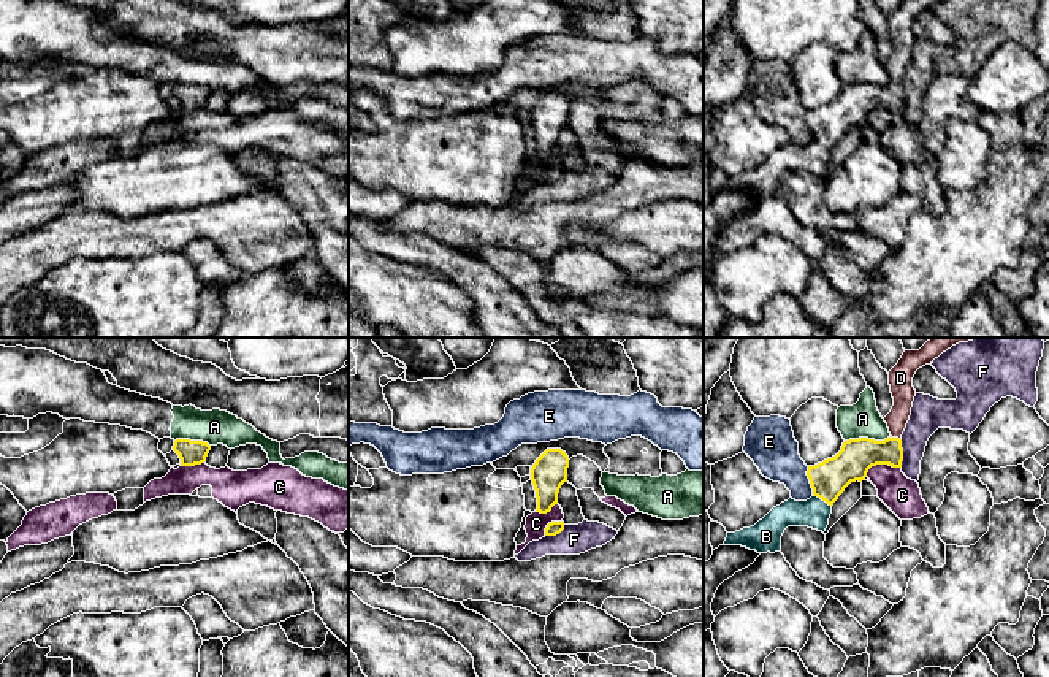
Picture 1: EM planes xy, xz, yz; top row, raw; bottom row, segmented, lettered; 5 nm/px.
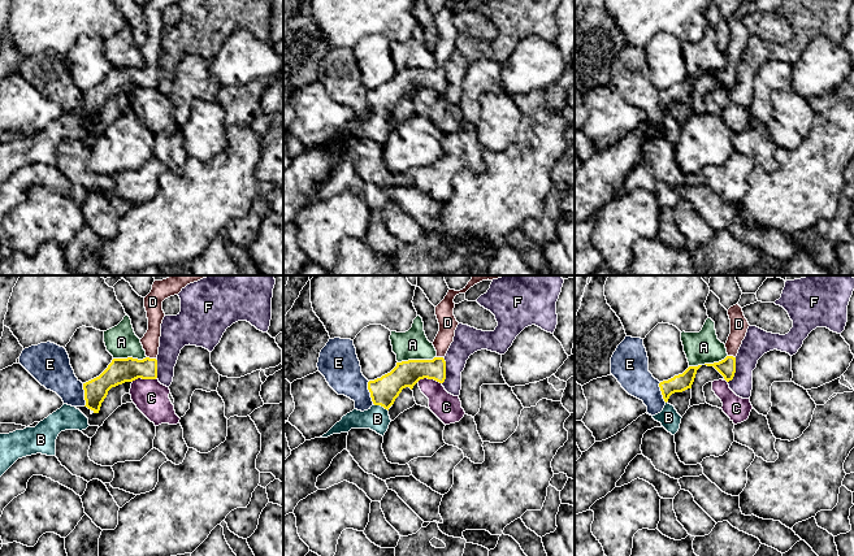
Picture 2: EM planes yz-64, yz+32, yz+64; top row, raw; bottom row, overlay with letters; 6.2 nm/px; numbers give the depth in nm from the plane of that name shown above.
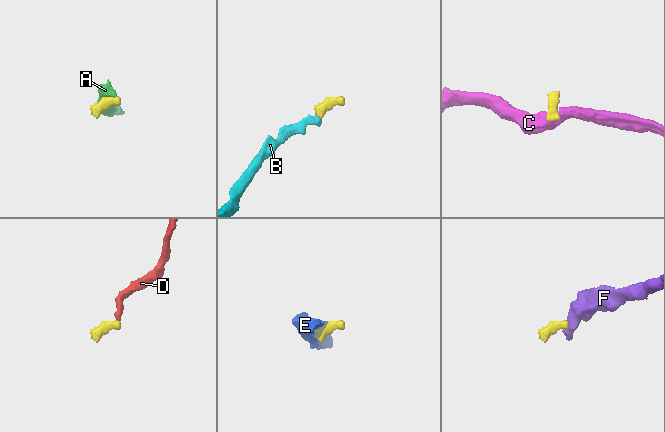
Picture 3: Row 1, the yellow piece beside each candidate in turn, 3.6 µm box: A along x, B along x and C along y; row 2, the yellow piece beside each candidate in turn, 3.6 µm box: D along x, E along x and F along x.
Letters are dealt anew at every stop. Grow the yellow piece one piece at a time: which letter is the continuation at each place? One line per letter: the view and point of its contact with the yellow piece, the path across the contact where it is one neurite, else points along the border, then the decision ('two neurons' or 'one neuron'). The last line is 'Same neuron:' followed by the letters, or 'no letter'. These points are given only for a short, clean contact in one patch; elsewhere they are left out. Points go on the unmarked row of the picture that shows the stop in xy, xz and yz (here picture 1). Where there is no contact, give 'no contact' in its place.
A: meets yellow in yz at (867, 83); border along yz (891, 81), (883, 84), (850, 83), (845, 86); two neurons
B: meets yellow in yz at (823, 145); runs through yz (829, 124), (823, 145), (813, 157); one neuron
C: meets yellow in yz at (881, 108); border along yz (900, 113), (877, 110), (865, 121); two neurons
D: meets yellow in yz at (896, 83); runs through yz (856, 102), (881, 97), (896, 83), (902, 35); one neuron
E: meets yellow in yz at (810, 126); border along yz (807, 111), (813, 138); two neurons
F: meets yellow in yz at (902, 99); border along yz (900, 84), (902, 111); two neurons
Same neuron: B, D

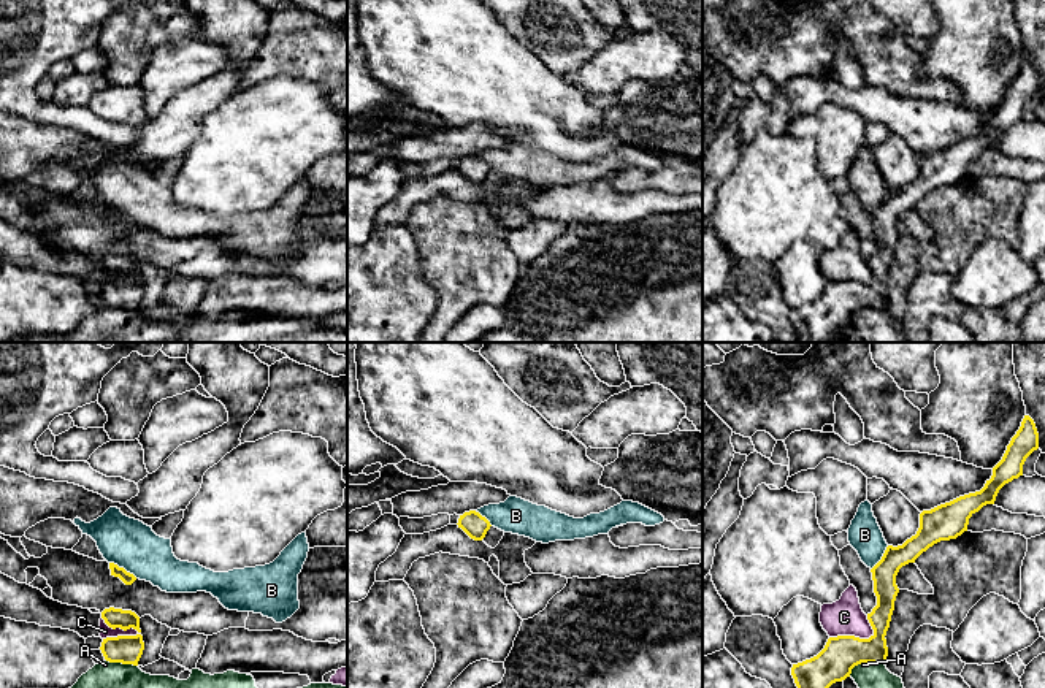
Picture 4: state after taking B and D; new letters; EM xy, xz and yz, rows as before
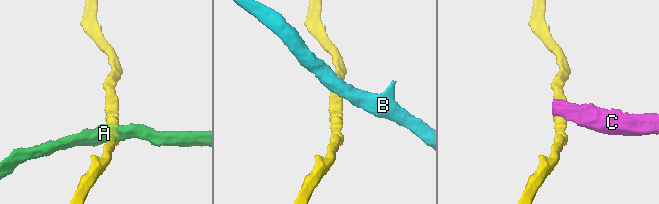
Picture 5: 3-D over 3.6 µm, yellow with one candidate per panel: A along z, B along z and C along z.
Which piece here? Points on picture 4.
A: meets yellow in yz at (865, 306); border along yz (884, 308), (858, 308), (849, 321); two neurons
B: meets yellow in xy at (122, 213); border along xy (110, 206), (137, 222); two neurons
C: meets yellow in xy at (121, 273); border along xy (102, 262), (113, 273), (133, 273), (140, 279); two neurons
Same neuron: no letter

